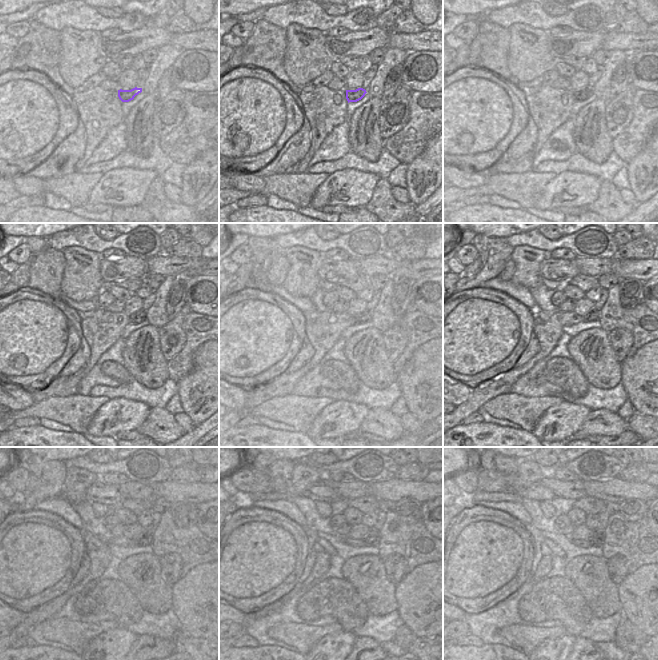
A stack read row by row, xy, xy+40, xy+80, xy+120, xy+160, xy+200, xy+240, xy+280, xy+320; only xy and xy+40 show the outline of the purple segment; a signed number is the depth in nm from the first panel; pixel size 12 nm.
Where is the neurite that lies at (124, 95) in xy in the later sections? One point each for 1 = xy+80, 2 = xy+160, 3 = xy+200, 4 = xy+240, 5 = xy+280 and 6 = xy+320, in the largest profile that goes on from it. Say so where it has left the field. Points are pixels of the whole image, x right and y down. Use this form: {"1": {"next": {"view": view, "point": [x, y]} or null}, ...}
{"1": {"next": {"view": "xy+80", "point": [584, 93]}}, "2": {"next": {"view": "xy+160", "point": [366, 316]}}, "3": {"next": {"view": "xy+200", "point": [594, 314]}}, "4": {"next": {"view": "xy+240", "point": [146, 538]}}, "5": {"next": {"view": "xy+280", "point": [373, 537]}}, "6": {"next": {"view": "xy+320", "point": [598, 537]}}}

